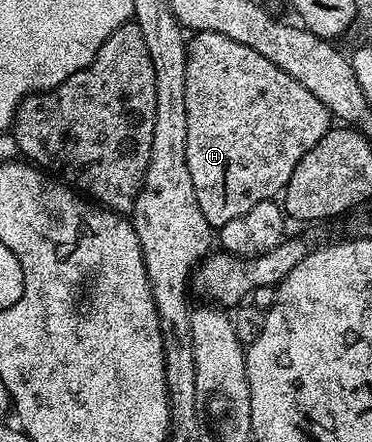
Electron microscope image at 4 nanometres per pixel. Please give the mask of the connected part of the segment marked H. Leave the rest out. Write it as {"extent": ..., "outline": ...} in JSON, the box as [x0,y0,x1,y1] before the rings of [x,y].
{"extent":[187,33,332,227],"outline":[[[194,33],[187,47],[187,161],[192,184],[205,219],[213,227],[232,223],[244,211],[252,211],[256,203],[277,198],[292,179],[296,163],[332,128],[330,109],[304,87],[288,71],[280,71],[272,59],[264,59],[260,51],[228,39],[219,33]]]}

